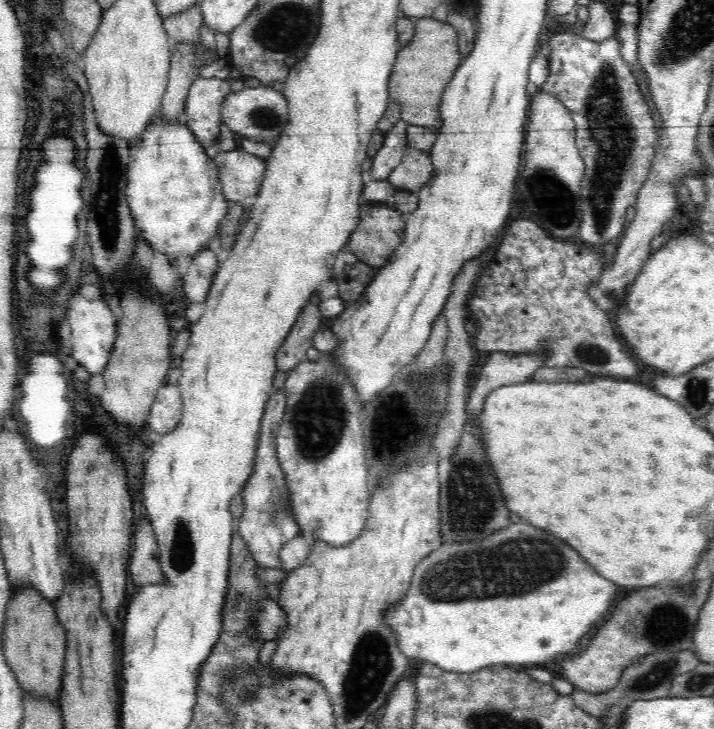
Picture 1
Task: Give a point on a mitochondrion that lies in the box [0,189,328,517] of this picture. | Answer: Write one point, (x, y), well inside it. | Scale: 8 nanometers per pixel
(110, 243)

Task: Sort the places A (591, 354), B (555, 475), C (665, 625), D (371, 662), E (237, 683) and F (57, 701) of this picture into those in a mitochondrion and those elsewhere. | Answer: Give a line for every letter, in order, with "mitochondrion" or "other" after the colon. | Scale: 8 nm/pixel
A: mitochondrion
B: other
C: mitochondrion
D: mitochondrion
E: mitochondrion
F: other

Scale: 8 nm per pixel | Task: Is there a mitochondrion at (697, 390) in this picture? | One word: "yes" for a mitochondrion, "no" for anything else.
yes

